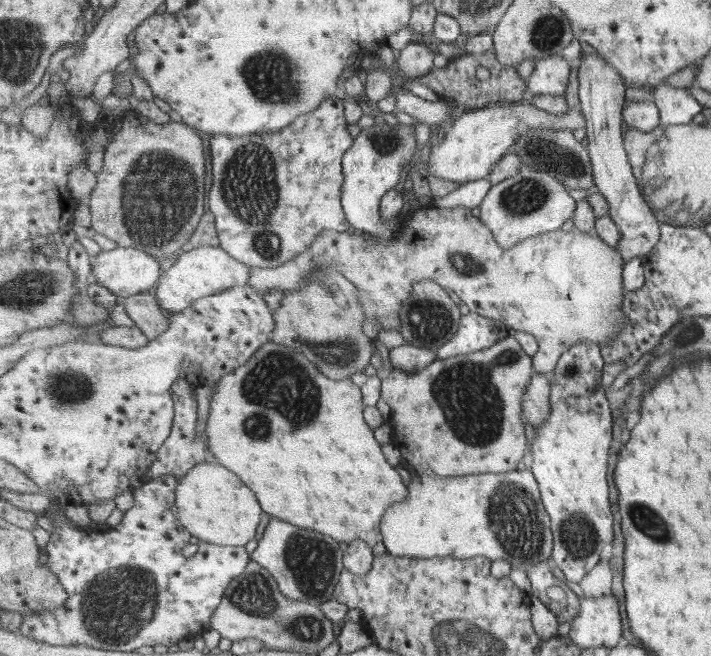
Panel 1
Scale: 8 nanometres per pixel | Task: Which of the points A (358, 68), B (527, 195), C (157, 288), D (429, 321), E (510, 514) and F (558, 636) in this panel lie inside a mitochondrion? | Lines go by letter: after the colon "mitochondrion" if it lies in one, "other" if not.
A: other
B: mitochondrion
C: other
D: mitochondrion
E: mitochondrion
F: other

